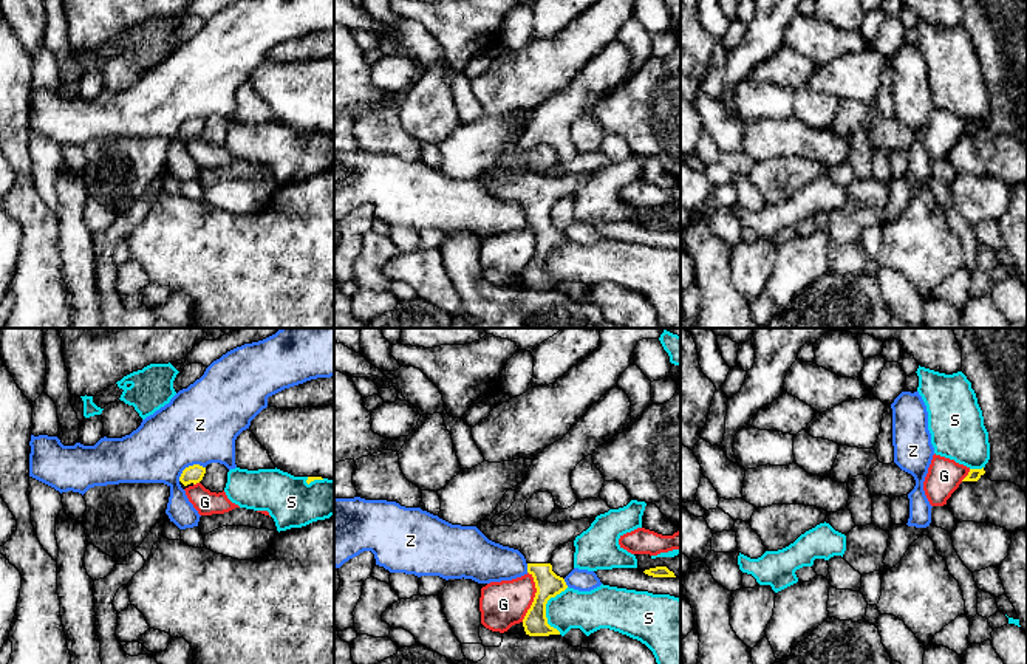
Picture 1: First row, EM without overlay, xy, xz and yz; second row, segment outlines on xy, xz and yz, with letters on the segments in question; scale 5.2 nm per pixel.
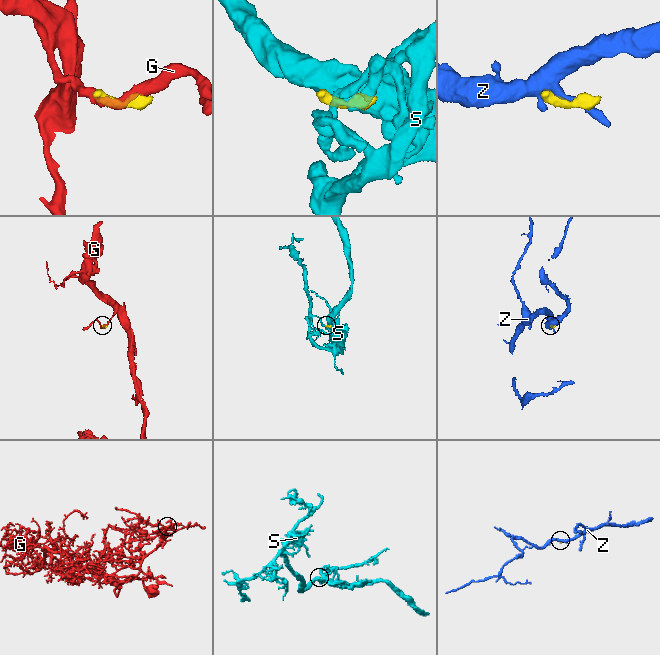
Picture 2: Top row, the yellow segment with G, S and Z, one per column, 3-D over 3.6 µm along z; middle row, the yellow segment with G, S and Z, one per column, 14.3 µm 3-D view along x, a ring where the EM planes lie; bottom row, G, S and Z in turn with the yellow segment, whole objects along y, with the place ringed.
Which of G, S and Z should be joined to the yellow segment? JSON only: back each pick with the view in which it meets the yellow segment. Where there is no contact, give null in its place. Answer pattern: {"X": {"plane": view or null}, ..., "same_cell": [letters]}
{"same_cell": []}

